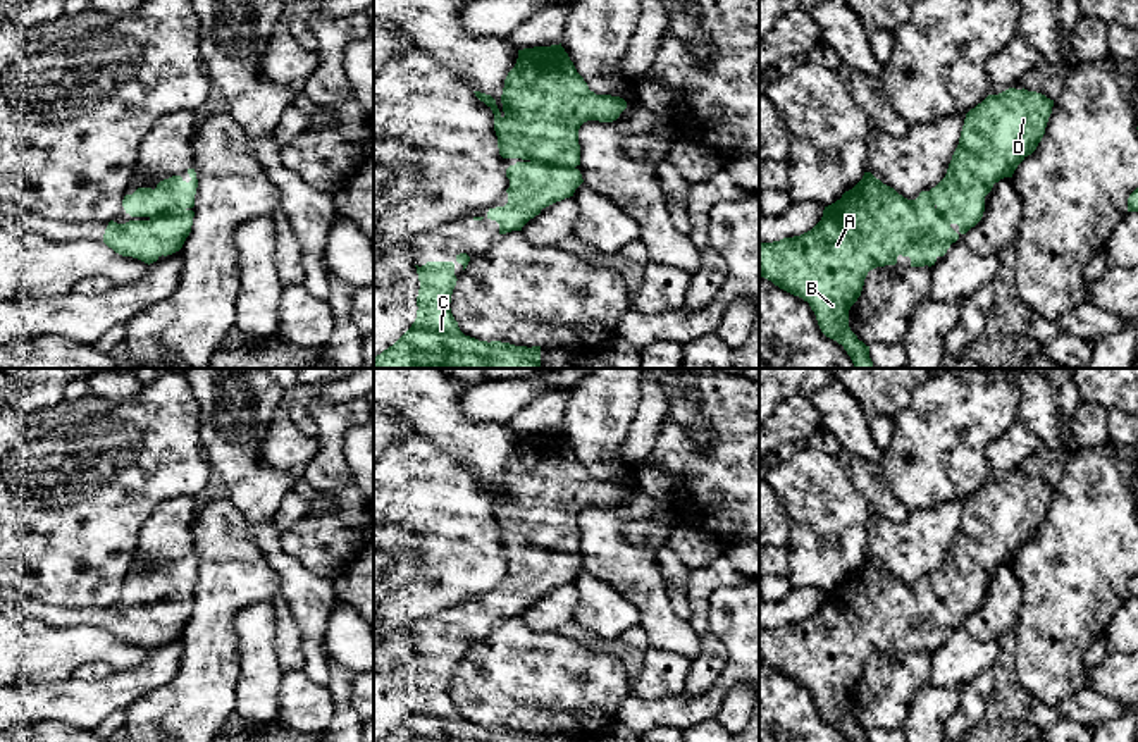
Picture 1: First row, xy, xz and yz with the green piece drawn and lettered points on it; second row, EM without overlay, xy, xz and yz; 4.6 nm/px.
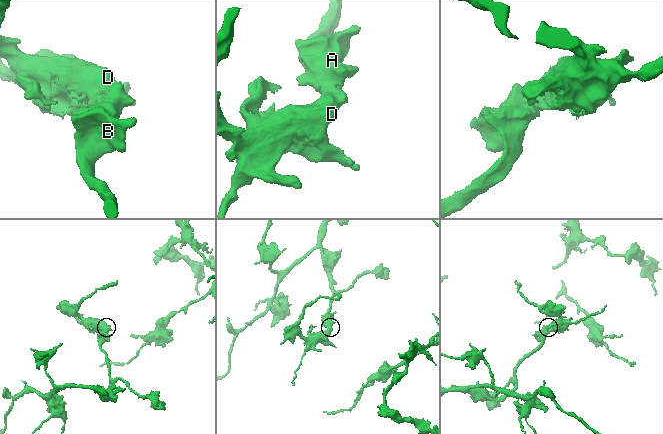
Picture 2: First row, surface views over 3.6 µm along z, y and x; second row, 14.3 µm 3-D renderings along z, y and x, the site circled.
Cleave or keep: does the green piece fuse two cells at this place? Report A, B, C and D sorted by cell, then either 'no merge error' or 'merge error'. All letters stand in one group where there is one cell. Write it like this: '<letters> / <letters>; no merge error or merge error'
A B C D; no merge error

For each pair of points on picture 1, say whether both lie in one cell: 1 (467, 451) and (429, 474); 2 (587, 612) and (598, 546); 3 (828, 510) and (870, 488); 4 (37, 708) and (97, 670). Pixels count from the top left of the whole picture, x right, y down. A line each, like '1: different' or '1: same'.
1: different
2: different
3: different
4: different

